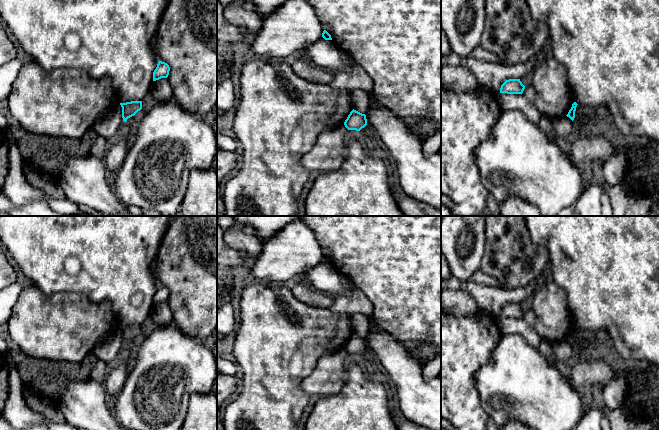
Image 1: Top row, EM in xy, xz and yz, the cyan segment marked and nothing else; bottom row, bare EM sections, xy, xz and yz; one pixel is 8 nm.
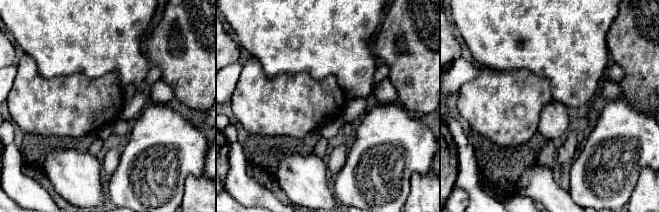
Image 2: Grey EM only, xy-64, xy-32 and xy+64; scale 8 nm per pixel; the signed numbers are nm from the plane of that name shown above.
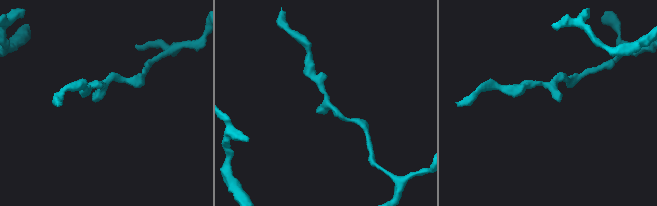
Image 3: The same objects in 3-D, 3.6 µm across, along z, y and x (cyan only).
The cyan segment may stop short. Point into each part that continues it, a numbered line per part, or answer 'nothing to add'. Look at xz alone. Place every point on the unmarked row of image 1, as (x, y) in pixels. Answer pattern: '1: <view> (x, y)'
nothing to add

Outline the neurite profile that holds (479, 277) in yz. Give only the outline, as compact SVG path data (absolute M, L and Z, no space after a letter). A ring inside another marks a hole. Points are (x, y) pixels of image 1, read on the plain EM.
M478 269L472 276L471 280L477 284L485 284L490 287L500 287L498 280Z

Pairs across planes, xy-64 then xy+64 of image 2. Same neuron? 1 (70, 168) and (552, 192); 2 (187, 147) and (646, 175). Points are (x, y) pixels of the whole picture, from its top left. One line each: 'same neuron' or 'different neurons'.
1: same neuron
2: different neurons

